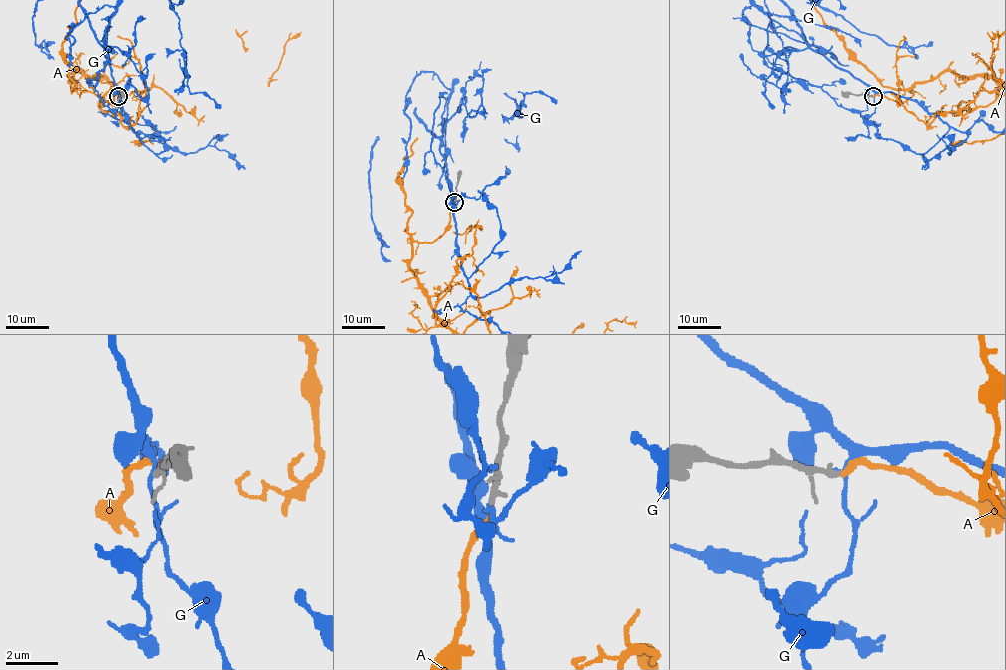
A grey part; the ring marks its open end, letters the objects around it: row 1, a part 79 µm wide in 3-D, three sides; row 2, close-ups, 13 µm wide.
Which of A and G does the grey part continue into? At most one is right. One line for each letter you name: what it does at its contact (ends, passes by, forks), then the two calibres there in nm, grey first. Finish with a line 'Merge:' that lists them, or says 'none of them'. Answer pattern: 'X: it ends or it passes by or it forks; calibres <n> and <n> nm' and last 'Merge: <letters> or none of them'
A: it ends; calibres 240 and 280 nm
Merge: A

